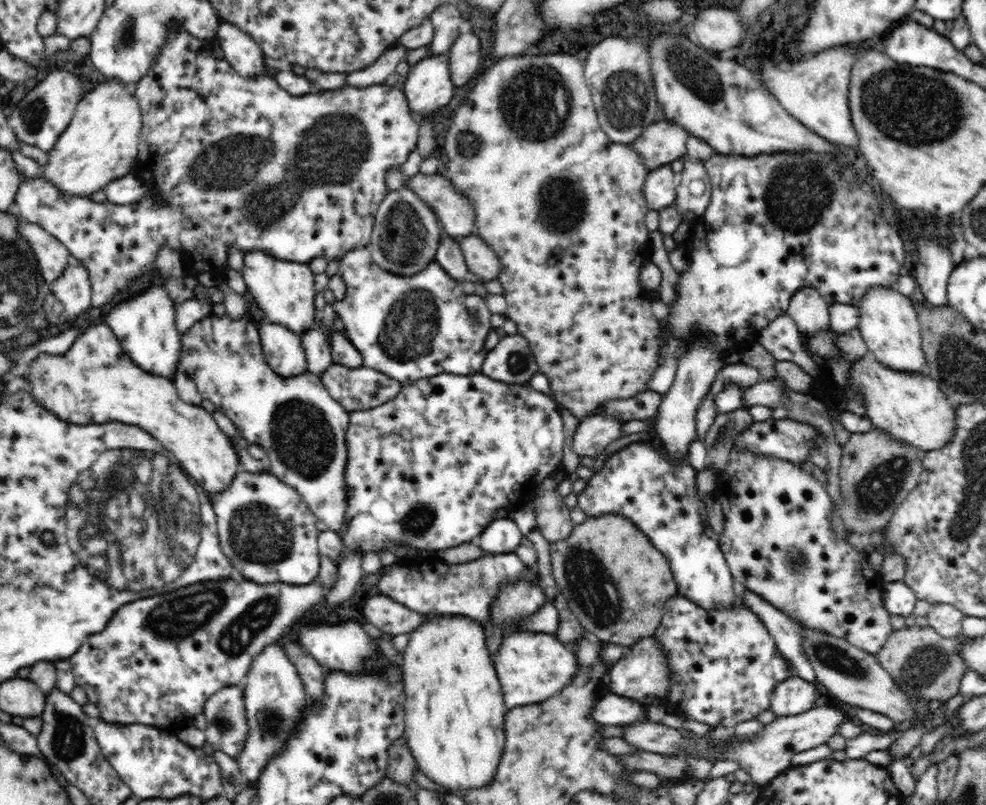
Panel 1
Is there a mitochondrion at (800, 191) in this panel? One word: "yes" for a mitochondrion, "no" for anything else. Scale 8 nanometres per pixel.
yes

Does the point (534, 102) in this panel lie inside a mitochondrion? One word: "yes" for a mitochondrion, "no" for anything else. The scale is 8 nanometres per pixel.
yes

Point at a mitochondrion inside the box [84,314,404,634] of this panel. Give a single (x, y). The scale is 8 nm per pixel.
(304, 441)

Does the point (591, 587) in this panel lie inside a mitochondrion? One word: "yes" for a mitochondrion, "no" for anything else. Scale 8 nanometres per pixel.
yes

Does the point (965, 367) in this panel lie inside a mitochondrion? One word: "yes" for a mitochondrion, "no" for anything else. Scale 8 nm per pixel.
yes

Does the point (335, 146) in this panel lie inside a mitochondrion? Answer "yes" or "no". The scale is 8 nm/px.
yes

